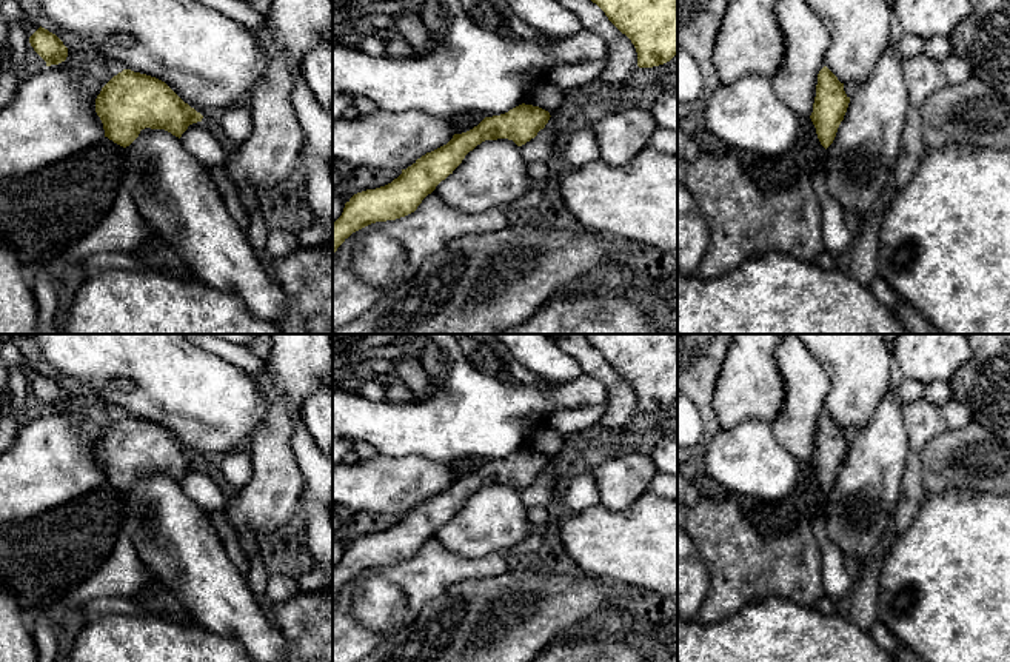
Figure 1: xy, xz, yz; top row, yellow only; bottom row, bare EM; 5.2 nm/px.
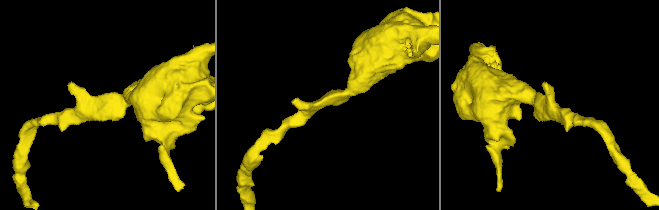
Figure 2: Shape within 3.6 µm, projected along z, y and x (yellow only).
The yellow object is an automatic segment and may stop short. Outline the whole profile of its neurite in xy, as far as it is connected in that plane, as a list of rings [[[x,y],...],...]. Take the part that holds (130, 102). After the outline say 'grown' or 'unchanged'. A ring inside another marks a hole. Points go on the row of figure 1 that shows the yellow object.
[[[123,69],[102,88],[95,112],[105,137],[123,148],[145,128],[165,129],[180,139],[189,125],[203,119],[165,82],[131,69]]]; unchanged

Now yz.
[[[824,66],[818,74],[816,97],[810,119],[825,149],[833,143],[848,103],[850,97],[844,91],[844,83]]]; unchanged

